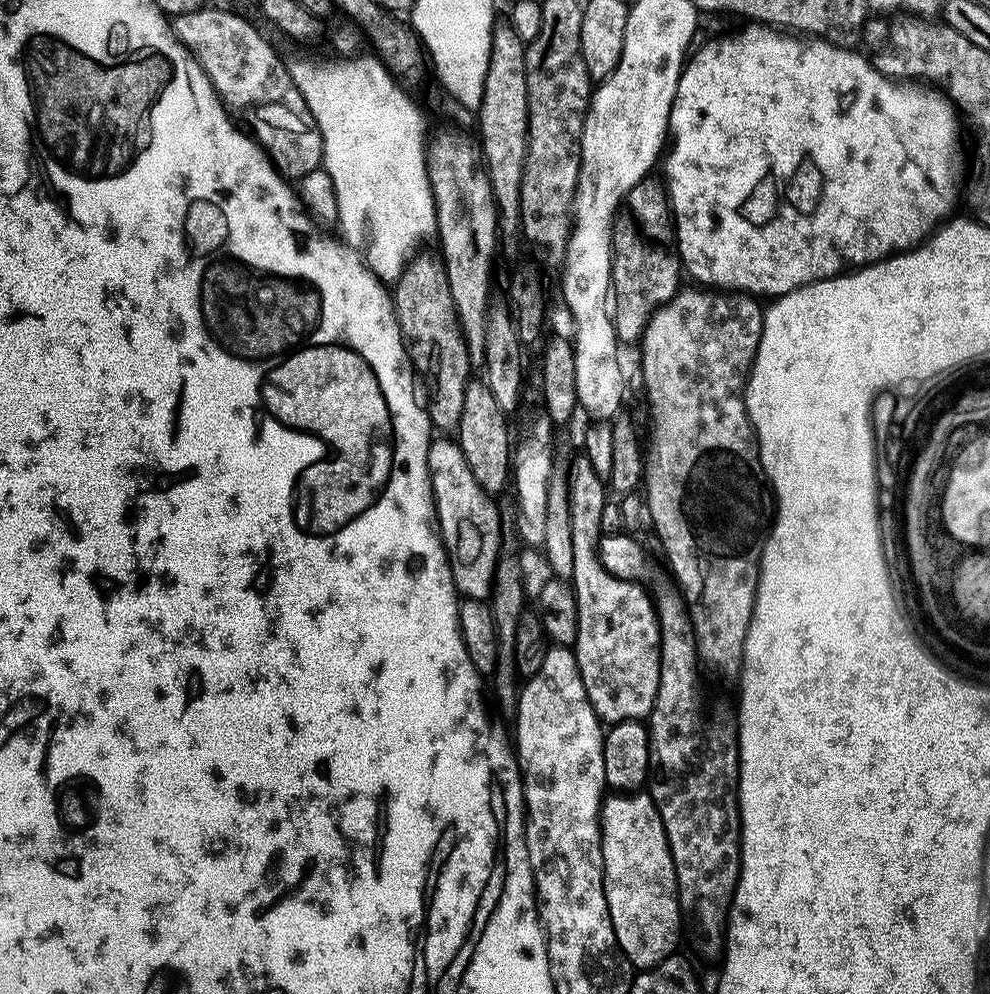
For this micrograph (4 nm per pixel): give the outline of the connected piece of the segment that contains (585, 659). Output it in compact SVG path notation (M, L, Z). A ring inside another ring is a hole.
M652 600L647 604L574 604L576 614L576 644L574 651L578 670L582 674L582 682L586 686L586 694L590 706L596 711L597 716L605 725L621 724L623 720L643 721L651 717L652 707L658 694L658 682L660 681L660 623L656 620L656 606Z

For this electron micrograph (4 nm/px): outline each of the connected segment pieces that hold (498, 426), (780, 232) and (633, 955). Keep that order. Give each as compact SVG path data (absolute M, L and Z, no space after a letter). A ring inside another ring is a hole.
M469 379L466 386L466 398L462 398L462 418L458 425L458 443L462 454L466 454L468 465L472 467L477 482L489 494L497 494L504 487L509 487L513 475L514 440L508 437L509 417L498 406L494 390L483 379Z
M759 22L749 23L748 28L741 32L732 32L729 36L710 38L702 50L691 53L690 59L685 63L683 72L680 73L680 81L676 87L676 97L672 103L672 113L668 119L670 129L670 148L672 153L663 161L666 177L666 186L669 190L672 202L672 214L674 217L674 234L678 243L681 265L693 276L693 281L704 286L715 286L720 290L739 290L744 294L757 294L761 292L767 298L784 296L787 292L798 290L804 284L812 284L816 280L829 280L832 276L841 275L845 270L855 270L863 268L869 264L876 264L879 260L886 260L889 256L895 256L902 252L907 252L928 239L938 226L953 215L952 207L956 204L956 168L952 163L956 160L956 112L953 101L949 99L943 91L932 88L919 88L916 84L895 84L892 80L887 80L876 68L868 65L868 60L864 56L859 56L856 52L851 52L851 47L834 44L830 40L819 38L809 38L804 34L789 34L776 26L769 26Z
M640 790L635 794L612 794L603 801L600 809L600 849L602 850L602 858L604 859L604 893L606 894L606 902L610 910L610 922L614 926L616 946L624 952L624 957L627 958L628 963L632 965L633 969L651 970L657 964L662 963L666 957L673 955L677 951L676 943L680 940L682 913L680 911L680 892L676 888L676 867L674 866L674 858L672 857L672 851L666 838L664 823L658 814L656 804L652 801L652 797L647 791Z

